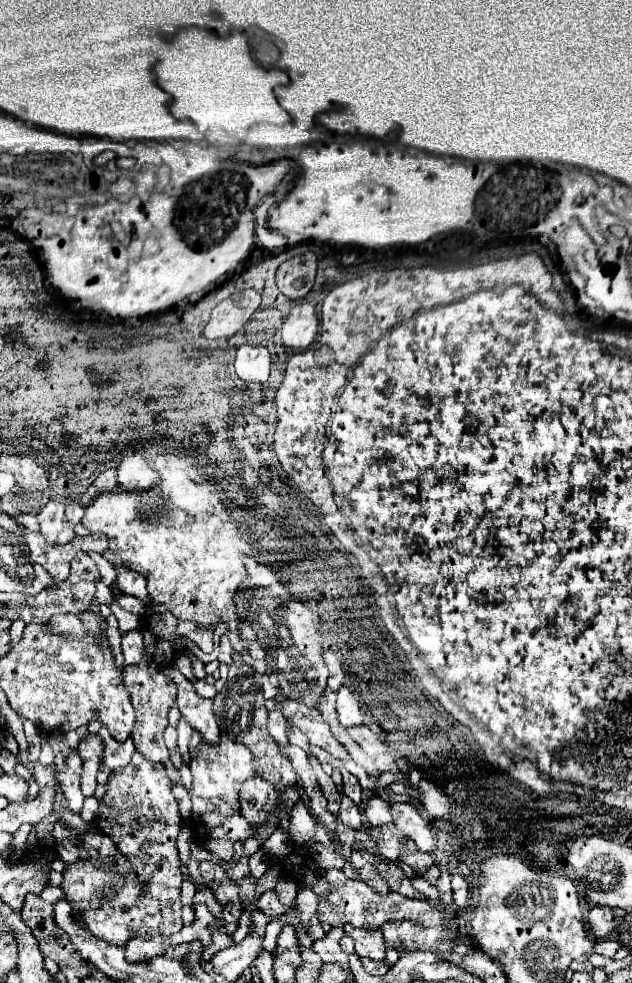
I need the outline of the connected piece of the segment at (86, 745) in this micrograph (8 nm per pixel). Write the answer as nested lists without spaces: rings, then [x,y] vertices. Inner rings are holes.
[[[89,735],[87,741],[81,741],[79,755],[85,761],[85,765],[83,765],[83,795],[93,797],[95,787],[97,787],[95,775],[97,775],[99,761],[103,755],[103,741],[97,735]]]

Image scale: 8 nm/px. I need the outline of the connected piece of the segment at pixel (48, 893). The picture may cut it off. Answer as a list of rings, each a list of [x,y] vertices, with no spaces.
[[[48,885],[39,896],[43,900],[53,904],[57,901],[67,901],[64,892],[59,887],[54,887],[51,885]]]

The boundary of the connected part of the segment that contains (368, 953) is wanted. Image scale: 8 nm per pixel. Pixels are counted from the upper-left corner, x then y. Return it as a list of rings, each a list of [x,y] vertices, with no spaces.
[[[345,925],[345,931],[355,941],[355,953],[361,957],[369,957],[373,961],[385,959],[385,945],[383,935],[379,929],[357,929],[351,925]]]

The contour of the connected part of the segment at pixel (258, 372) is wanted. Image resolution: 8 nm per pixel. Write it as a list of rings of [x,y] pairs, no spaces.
[[[241,345],[237,349],[235,373],[241,381],[265,383],[269,379],[269,371],[271,371],[271,357],[265,347]]]

